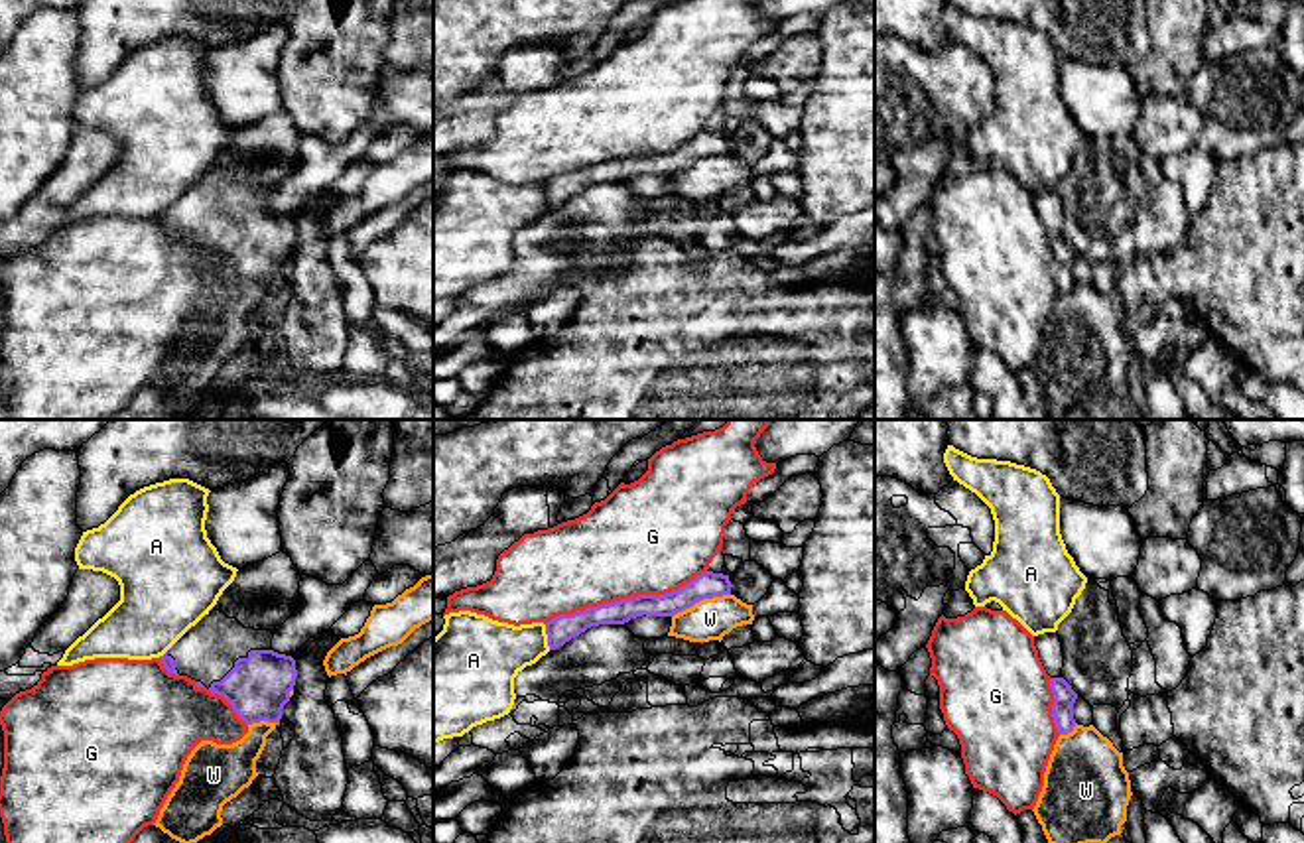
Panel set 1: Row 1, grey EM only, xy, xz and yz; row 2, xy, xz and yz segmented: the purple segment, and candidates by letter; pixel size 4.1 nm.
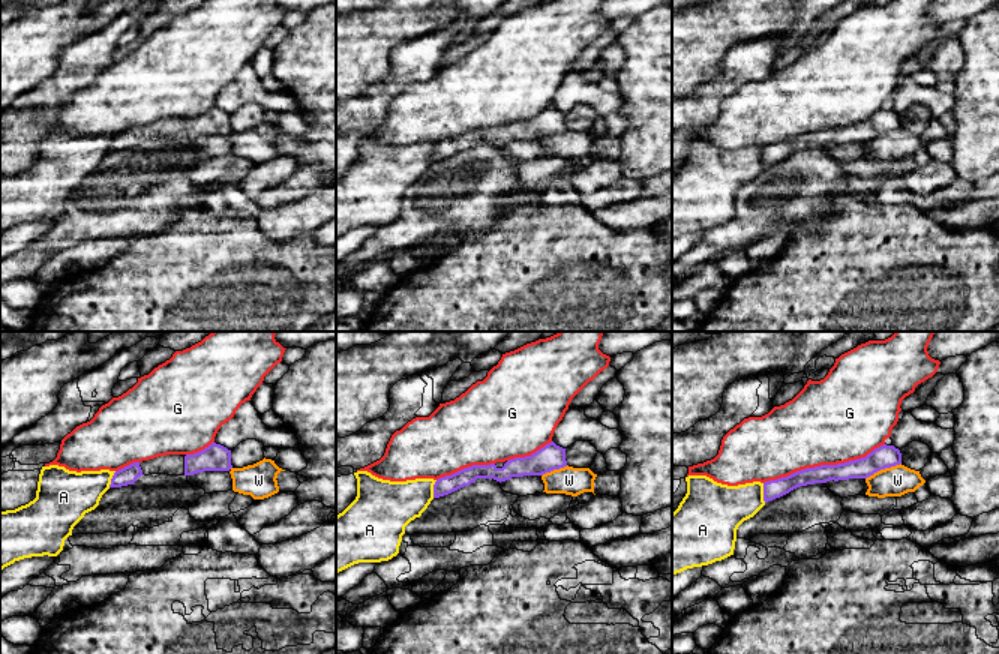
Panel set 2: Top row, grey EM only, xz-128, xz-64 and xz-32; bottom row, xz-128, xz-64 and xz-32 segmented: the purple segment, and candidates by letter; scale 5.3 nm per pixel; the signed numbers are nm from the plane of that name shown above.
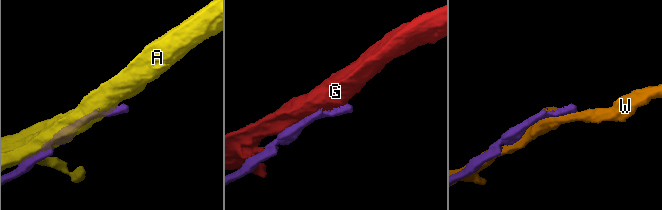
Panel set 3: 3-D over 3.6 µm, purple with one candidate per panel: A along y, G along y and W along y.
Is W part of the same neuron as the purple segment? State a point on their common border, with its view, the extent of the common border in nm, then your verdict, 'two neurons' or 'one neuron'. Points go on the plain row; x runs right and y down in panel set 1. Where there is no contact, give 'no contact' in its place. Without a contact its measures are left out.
meets purple in xz at (700, 158); contact 260 nm long; two neurons

